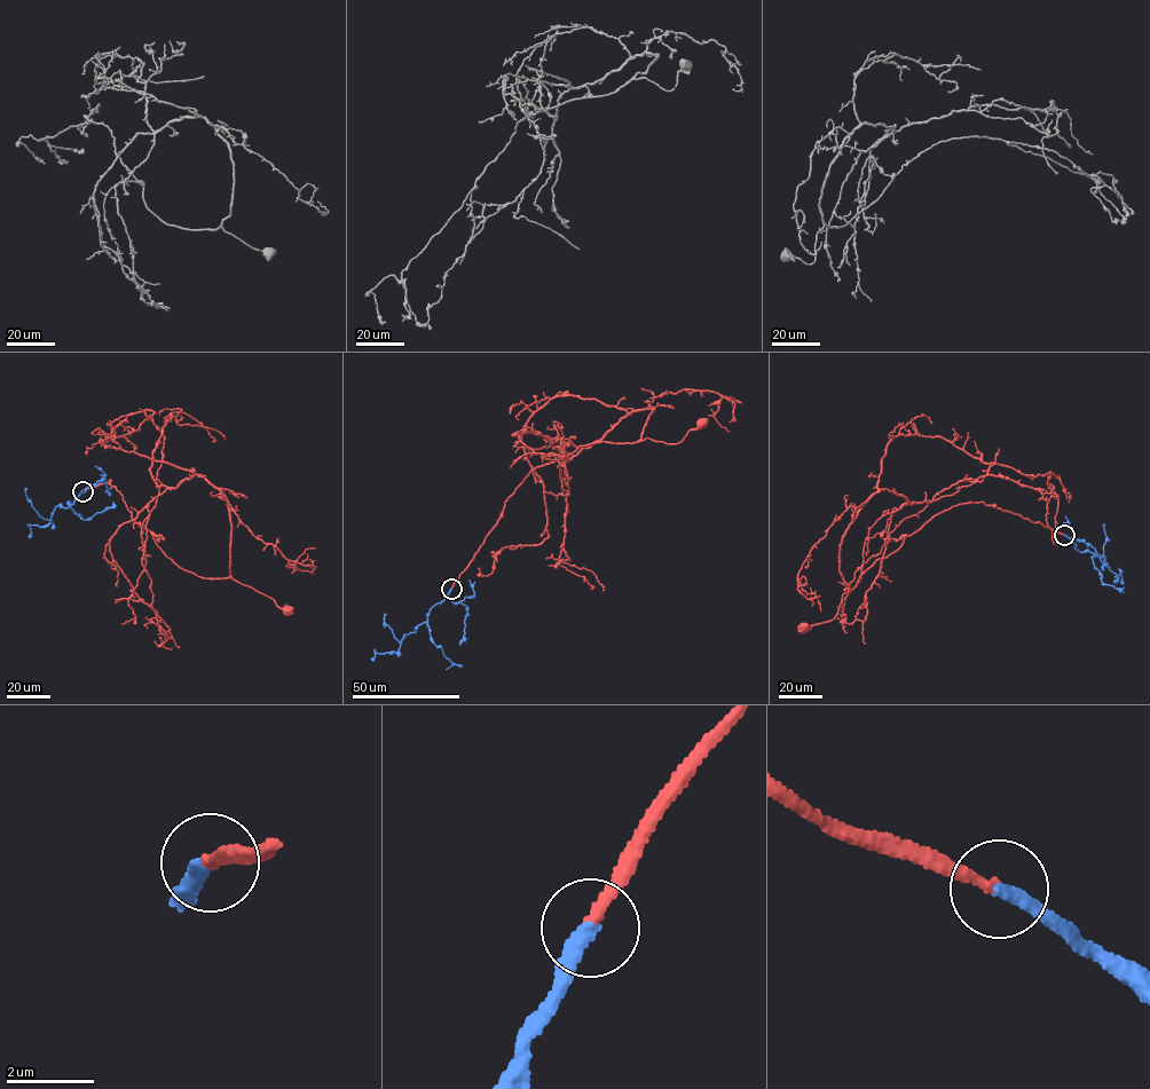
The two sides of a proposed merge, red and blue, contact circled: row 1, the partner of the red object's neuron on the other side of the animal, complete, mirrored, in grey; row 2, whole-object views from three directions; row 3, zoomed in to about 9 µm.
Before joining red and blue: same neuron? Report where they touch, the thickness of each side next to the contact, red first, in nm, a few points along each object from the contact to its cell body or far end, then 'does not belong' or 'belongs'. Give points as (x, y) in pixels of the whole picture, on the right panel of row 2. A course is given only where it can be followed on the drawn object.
at (1064, 535); 200 nm thick on the red side, 320 nm on the other; red runs (1064, 535), (983, 502), (953, 505), (865, 570), (855, 588), (843, 594), (833, 620), (802, 630); blue runs (1064, 535), (1078, 551), (1095, 554), (1092, 557), (1104, 555), (1109, 569), (1103, 555), (1104, 525); belongs

